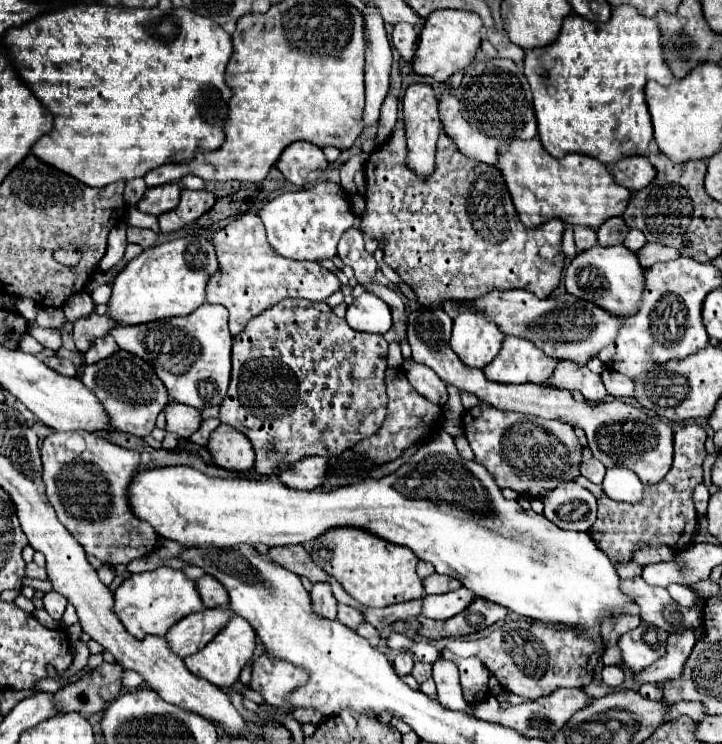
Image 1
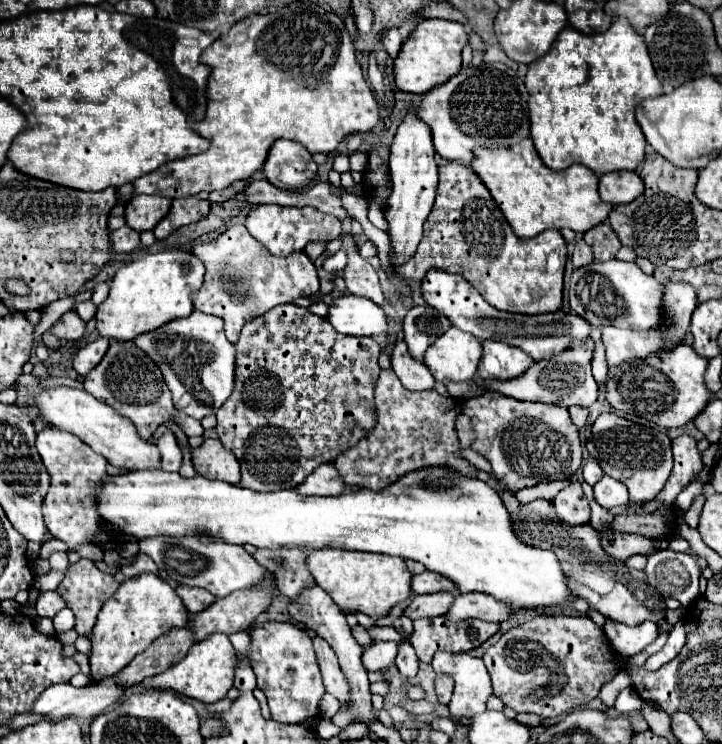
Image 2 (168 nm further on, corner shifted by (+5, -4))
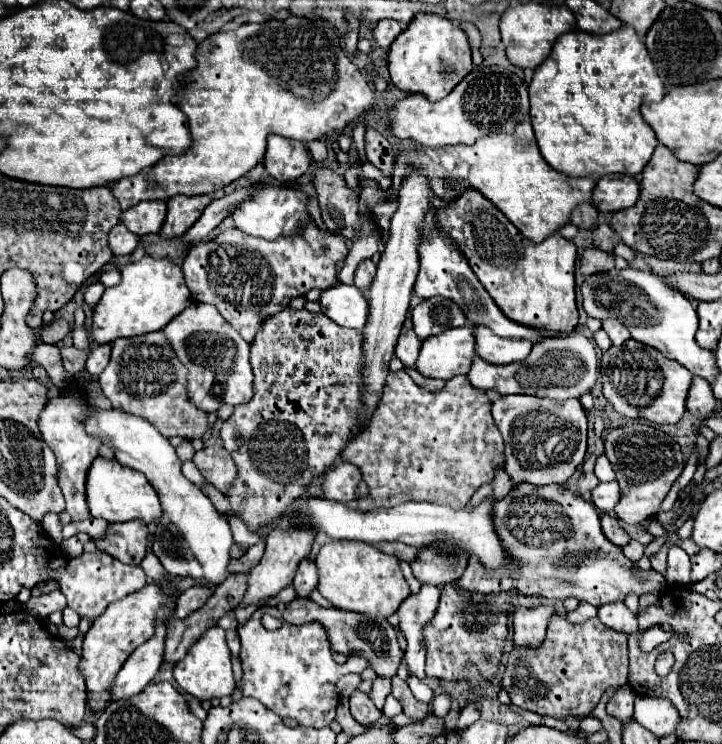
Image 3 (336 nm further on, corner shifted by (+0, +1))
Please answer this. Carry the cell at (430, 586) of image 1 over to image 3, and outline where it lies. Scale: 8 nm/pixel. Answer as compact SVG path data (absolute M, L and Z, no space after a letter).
M425 546L425 548L419 548L419 554L411 562L411 568L413 568L413 576L419 582L445 586L461 578L463 570L467 568L467 560L465 558L453 560L449 556L439 554L435 548Z

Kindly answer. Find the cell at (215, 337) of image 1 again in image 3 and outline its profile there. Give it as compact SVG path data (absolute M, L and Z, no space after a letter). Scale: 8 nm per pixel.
M193 302L165 328L179 360L189 368L189 398L205 412L217 412L223 404L245 404L253 398L253 372L249 364L249 344L219 316L211 304Z

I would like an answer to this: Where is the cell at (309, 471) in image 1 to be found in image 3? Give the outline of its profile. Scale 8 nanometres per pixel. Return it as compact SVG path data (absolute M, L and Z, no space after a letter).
M343 462L327 472L323 492L329 500L351 502L357 498L359 482L361 482L361 470L349 462Z

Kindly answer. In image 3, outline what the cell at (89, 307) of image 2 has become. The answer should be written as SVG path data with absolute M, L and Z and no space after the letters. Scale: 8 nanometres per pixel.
M91 282L85 290L85 302L89 306L95 306L99 302L99 298L103 296L103 292L105 292L105 286L101 282Z

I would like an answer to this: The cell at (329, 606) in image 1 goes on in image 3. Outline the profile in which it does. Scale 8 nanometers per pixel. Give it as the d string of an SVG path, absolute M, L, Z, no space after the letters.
M353 692L349 698L349 704L351 704L353 718L365 728L381 718L381 710L377 710L375 704L371 702L371 698L363 692Z

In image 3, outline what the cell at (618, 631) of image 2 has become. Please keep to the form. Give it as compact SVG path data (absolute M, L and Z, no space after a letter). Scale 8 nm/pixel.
M623 602L601 606L597 616L611 630L619 630L619 632L625 632L625 634L633 634L633 632L639 630L637 628L637 616Z

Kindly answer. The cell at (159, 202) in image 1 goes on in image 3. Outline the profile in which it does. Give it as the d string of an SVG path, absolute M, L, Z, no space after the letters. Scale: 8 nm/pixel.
M153 200L153 202L139 202L135 208L129 208L121 214L121 224L125 224L133 234L145 236L155 234L161 230L165 220L165 202Z

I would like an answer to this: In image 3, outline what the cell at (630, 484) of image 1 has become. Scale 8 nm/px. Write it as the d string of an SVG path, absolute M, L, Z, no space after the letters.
M613 480L613 482L601 482L595 490L591 490L591 502L601 512L613 510L615 504L619 502L619 496L621 496L621 492L619 492L617 480Z

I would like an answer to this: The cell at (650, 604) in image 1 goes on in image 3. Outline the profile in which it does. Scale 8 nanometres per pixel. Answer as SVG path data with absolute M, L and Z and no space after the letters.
M517 484L513 490L493 502L493 526L503 544L503 550L521 568L515 572L483 572L477 558L469 558L469 566L457 580L457 586L469 592L503 592L517 590L527 596L545 598L577 598L593 606L621 602L629 592L637 596L645 592L663 594L665 578L651 570L641 570L635 562L625 558L619 546L611 544L599 524L597 508L579 494L561 484Z

